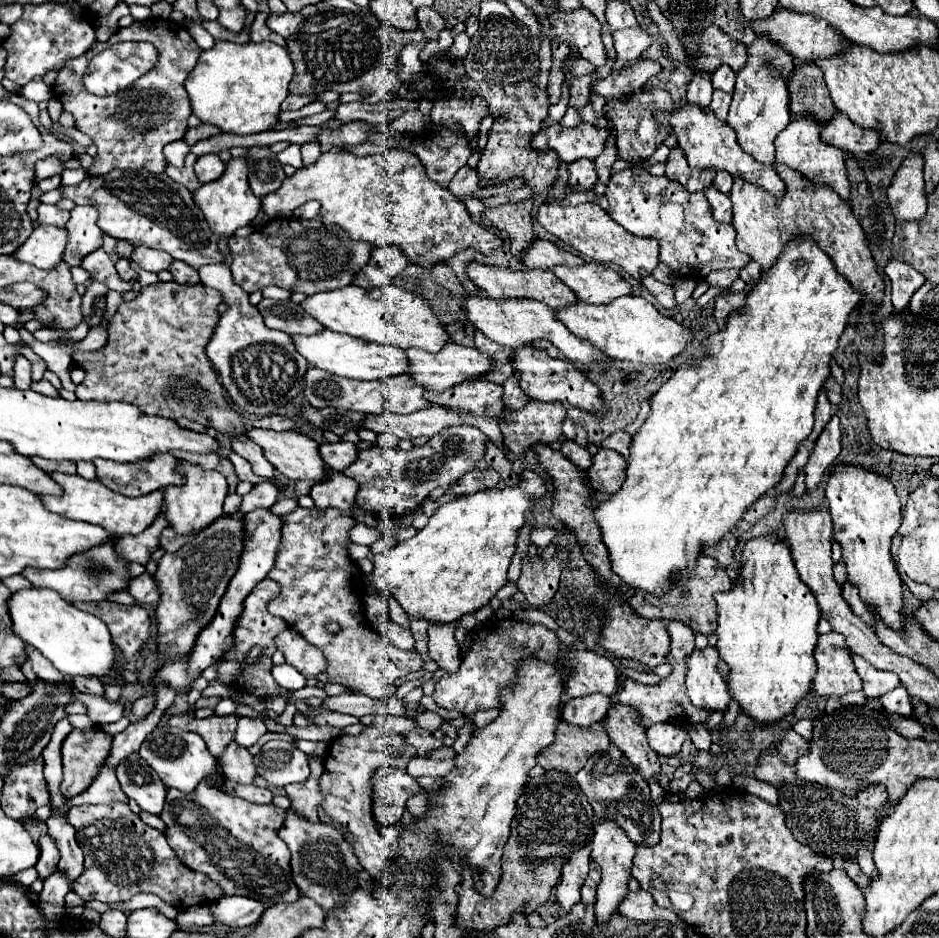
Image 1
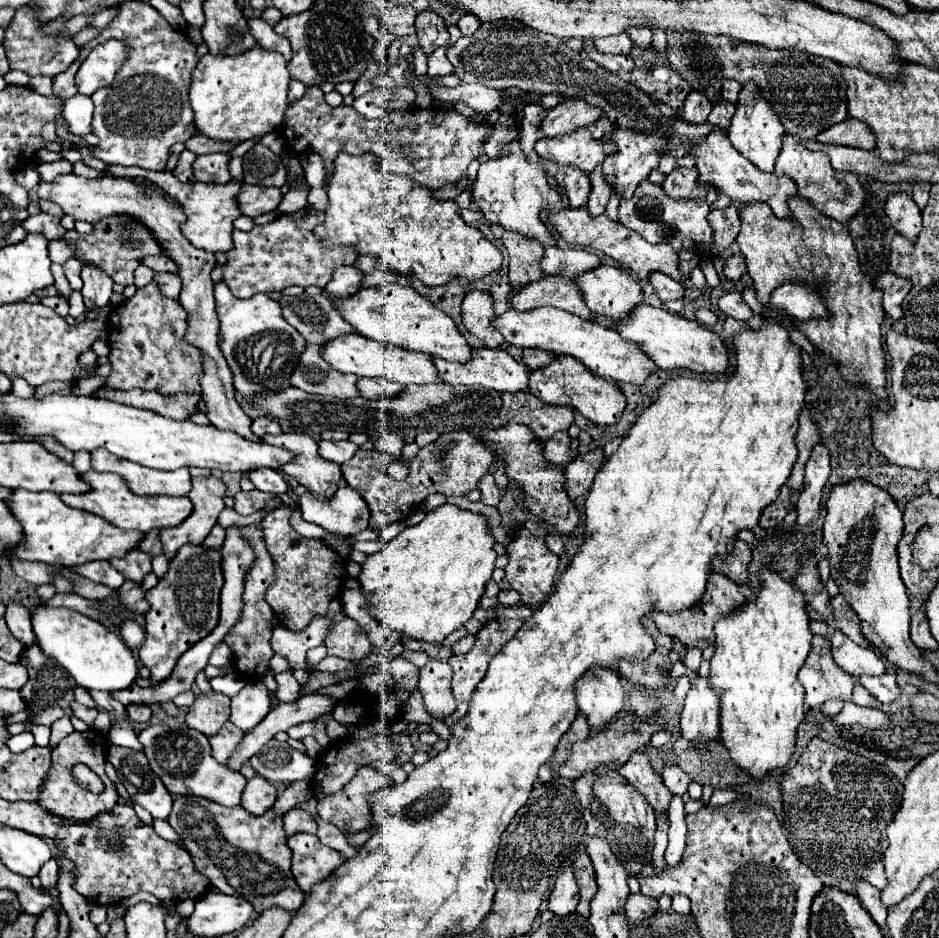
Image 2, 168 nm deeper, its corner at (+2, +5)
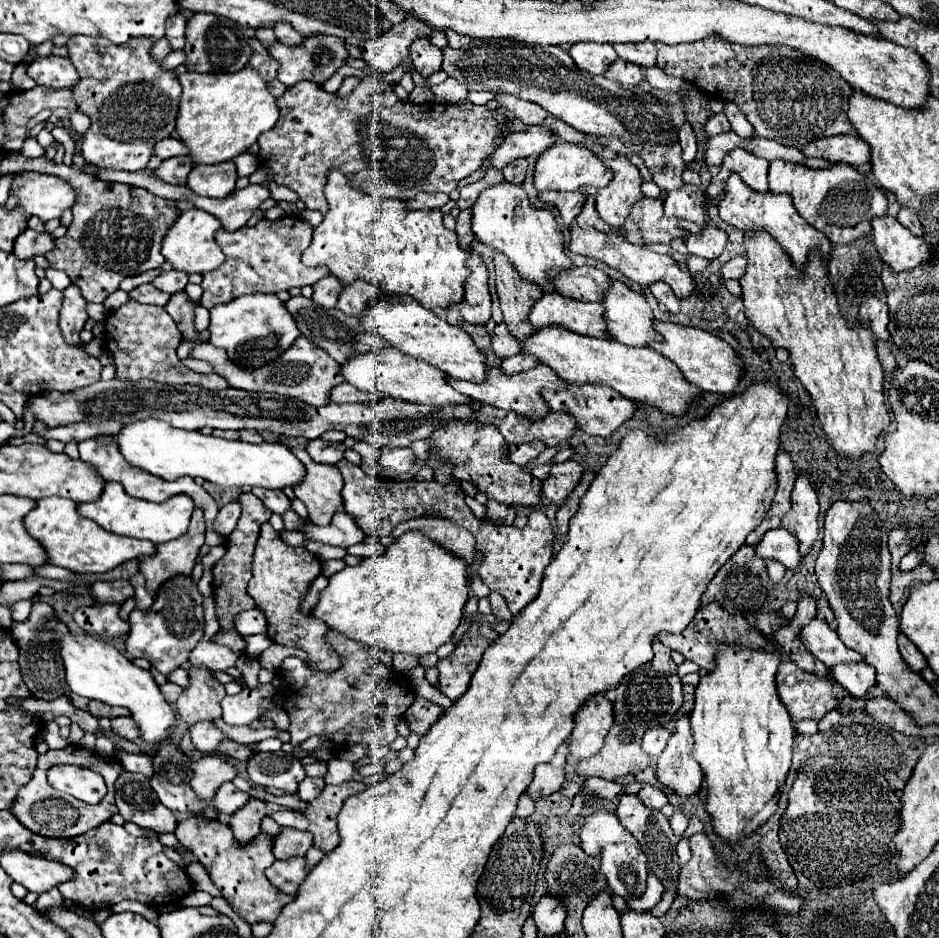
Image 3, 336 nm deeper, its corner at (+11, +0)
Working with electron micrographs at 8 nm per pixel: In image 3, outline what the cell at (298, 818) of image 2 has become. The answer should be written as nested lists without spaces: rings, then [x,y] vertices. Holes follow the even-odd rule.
[[[282,828],[282,834],[274,840],[274,856],[278,860],[304,856],[310,846],[312,846],[312,834],[310,832],[302,832],[302,830],[294,830],[294,828]]]

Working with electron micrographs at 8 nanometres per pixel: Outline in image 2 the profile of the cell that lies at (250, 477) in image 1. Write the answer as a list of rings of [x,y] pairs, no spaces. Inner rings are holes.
[[[253,469],[253,471],[247,471],[245,477],[249,481],[253,481],[255,489],[259,489],[259,491],[287,493],[287,489],[289,489],[283,475],[279,471],[275,471],[275,469]]]

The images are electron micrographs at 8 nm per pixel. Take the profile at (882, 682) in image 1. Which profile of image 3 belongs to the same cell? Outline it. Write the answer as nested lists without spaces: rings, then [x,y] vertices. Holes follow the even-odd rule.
[[[814,618],[802,628],[800,640],[806,646],[806,650],[810,650],[812,656],[824,662],[828,668],[842,662],[862,660],[862,656],[856,650],[850,650],[848,646],[844,646],[844,642],[840,642],[840,636],[822,618]]]

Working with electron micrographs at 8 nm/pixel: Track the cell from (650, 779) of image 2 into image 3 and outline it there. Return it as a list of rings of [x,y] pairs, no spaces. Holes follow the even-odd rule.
[[[624,794],[620,796],[620,804],[618,804],[618,810],[616,810],[616,816],[620,820],[620,824],[632,834],[636,836],[636,840],[640,842],[642,846],[642,852],[646,854],[648,858],[648,866],[652,870],[652,874],[662,882],[666,884],[666,880],[674,880],[678,884],[678,872],[680,872],[680,866],[678,866],[678,854],[676,854],[676,844],[678,844],[678,838],[674,836],[670,824],[668,824],[668,818],[662,814],[662,812],[652,812],[648,810],[640,798],[636,794]]]

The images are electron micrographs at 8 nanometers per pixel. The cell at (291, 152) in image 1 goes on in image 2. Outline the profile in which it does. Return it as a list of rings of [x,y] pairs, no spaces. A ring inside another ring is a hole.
[[[289,189],[283,196],[278,210],[281,214],[291,214],[307,206],[308,193],[303,189]]]

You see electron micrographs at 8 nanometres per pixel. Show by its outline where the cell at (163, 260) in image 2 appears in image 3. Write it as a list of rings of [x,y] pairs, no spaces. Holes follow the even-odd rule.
[[[168,270],[168,272],[162,272],[158,278],[154,278],[152,284],[154,284],[158,290],[168,292],[168,294],[184,292],[184,288],[186,288],[186,284],[188,284],[188,274],[176,272],[176,270]]]

